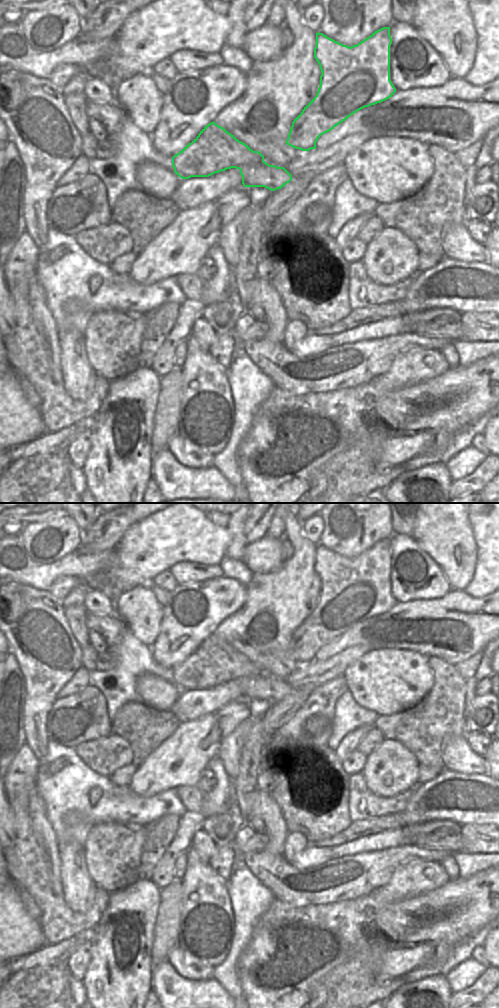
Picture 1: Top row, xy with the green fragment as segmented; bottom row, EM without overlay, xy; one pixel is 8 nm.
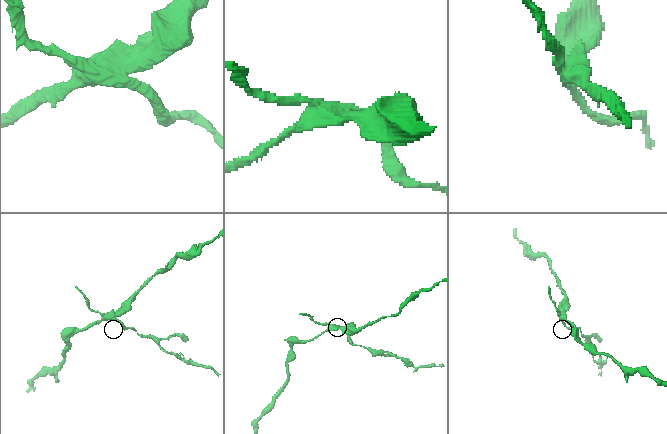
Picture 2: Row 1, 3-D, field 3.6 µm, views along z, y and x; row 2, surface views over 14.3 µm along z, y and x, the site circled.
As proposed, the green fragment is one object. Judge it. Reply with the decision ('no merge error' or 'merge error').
merge error

